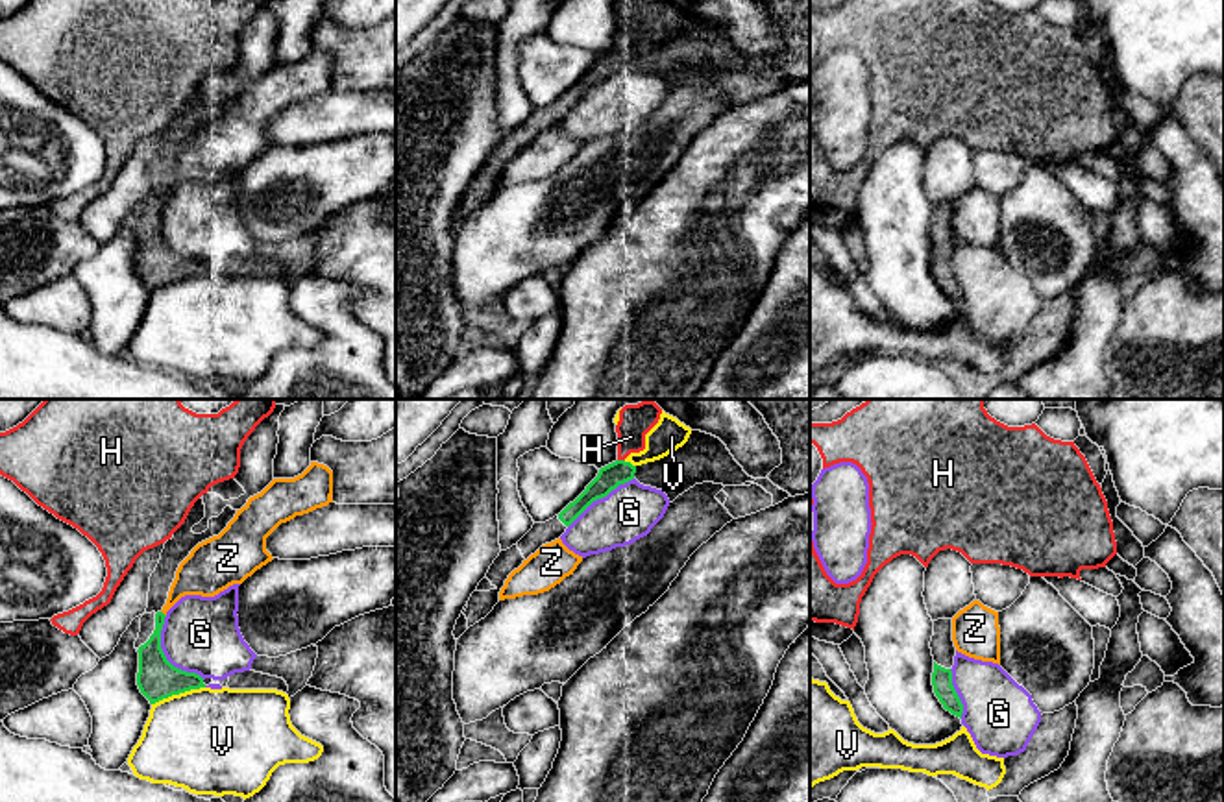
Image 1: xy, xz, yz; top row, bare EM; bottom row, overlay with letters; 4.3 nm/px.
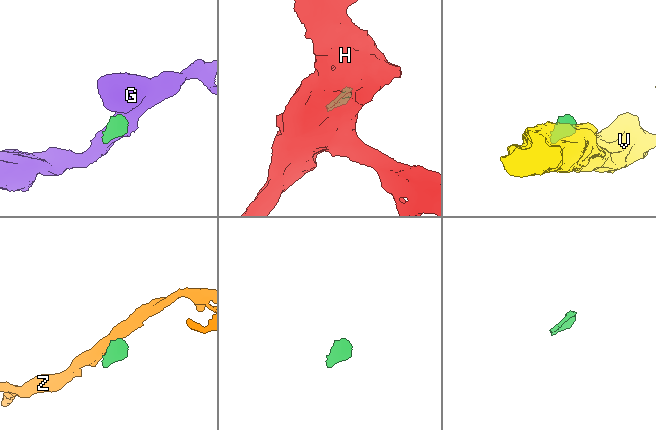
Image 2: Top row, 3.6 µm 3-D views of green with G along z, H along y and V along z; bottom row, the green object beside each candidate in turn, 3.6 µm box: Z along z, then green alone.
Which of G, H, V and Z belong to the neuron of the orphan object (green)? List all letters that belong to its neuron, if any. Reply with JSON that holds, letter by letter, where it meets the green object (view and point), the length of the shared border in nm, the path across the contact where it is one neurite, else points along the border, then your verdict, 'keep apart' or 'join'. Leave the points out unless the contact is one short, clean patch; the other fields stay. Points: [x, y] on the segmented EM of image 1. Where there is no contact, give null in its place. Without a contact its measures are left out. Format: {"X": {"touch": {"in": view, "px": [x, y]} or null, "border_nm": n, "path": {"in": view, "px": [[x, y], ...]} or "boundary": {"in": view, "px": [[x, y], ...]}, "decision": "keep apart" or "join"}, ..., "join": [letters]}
{"G": {"touch": {"in": "xy", "px": [165, 656]}, "border_nm": 320, "decision": "keep apart"}, "H": {"touch": {"in": "xz", "px": [622, 461]}, "border_nm": 30, "decision": "keep apart"}, "V": {"touch": {"in": "xy", "px": [178, 693]}, "border_nm": 240, "decision": "keep apart"}, "Z": {"touch": {"in": "xy", "px": [163, 614]}, "border_nm": 40, "boundary": {"in": "xy", "px": [[161, 610], [165, 616]]}, "decision": "keep apart"}, "join": []}

